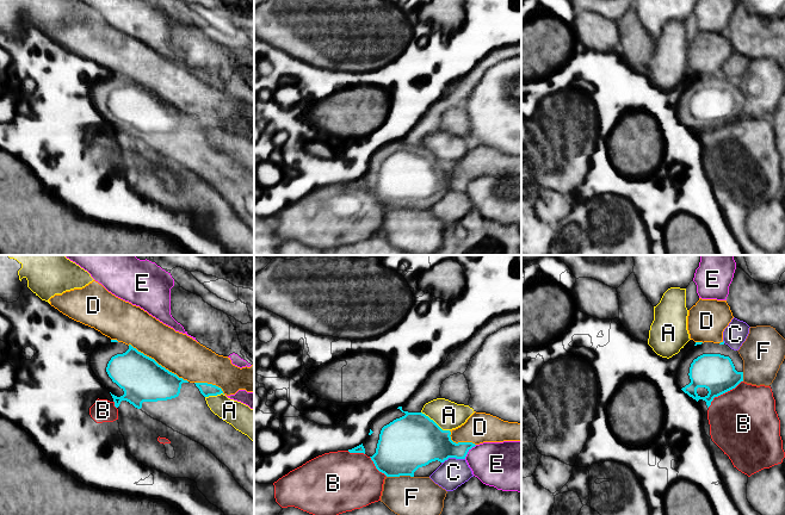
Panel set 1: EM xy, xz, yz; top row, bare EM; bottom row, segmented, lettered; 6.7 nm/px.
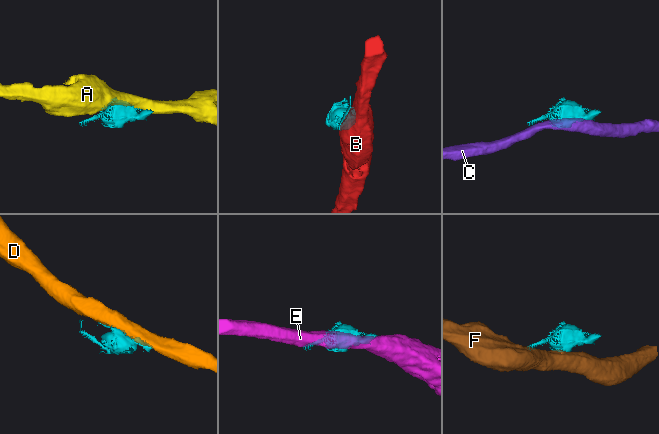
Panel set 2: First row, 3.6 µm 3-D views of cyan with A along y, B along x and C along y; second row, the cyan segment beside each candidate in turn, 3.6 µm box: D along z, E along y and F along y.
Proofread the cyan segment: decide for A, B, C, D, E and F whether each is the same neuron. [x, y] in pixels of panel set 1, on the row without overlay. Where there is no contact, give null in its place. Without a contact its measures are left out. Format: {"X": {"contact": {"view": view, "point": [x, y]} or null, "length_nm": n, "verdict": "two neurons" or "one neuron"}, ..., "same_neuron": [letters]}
{"A": {"contact": {"view": "xz", "point": [434, 155]}, "length_nm": 240, "verdict": "two neurons"}, "B": {"contact": {"view": "yz", "point": [723, 125]}, "length_nm": 300, "verdict": "two neurons"}, "C": {"contact": {"view": "xz", "point": [452, 190]}, "length_nm": 160, "verdict": "two neurons"}, "D": {"contact": {"view": "xy", "point": [156, 95]}, "length_nm": 480, "verdict": "two neurons"}, "E": {"contact": {"view": "xz", "point": [468, 184]}, "length_nm": 130, "verdict": "two neurons"}, "F": {"contact": {"view": "xz", "point": [400, 208]}, "length_nm": 180, "verdict": "two neurons"}, "same_neuron": []}

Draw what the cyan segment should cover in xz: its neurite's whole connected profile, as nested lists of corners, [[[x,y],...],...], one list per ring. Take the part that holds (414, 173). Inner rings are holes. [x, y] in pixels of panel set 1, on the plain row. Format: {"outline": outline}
{"outline": [[[398,139],[377,150],[365,175],[348,185],[366,187],[387,210],[429,210],[445,193],[465,192],[468,185],[476,179],[472,175],[456,176],[450,168],[450,163],[443,163],[425,147],[403,144],[402,139]]]}

